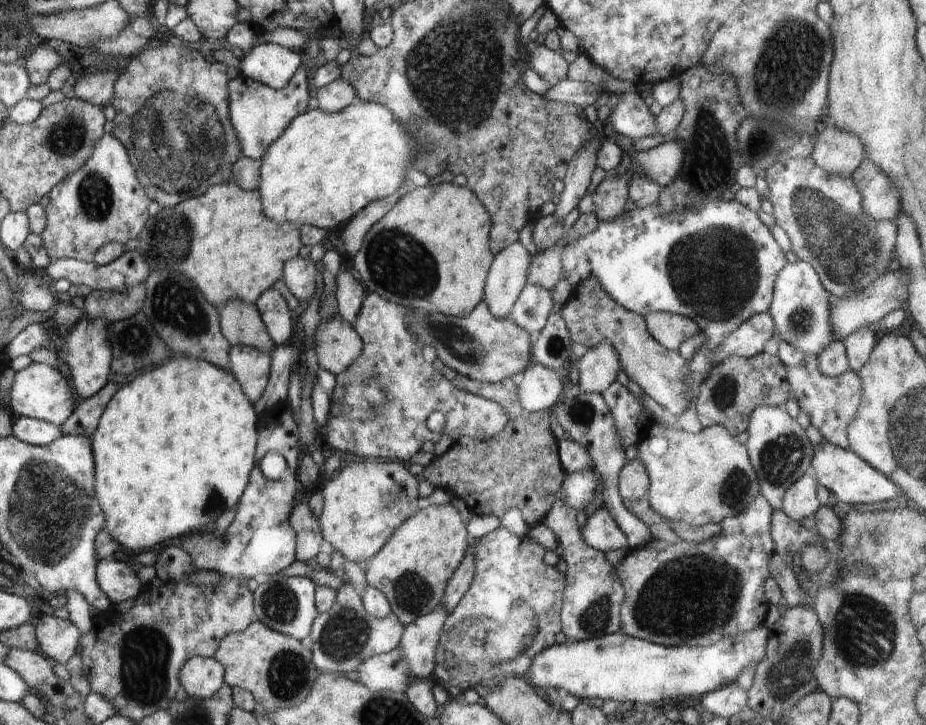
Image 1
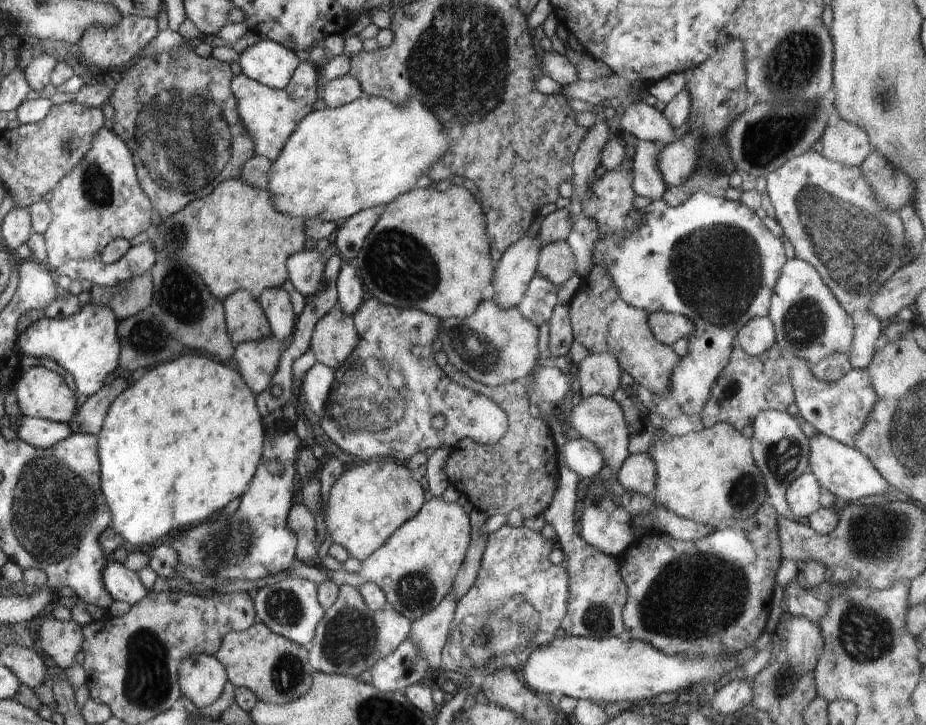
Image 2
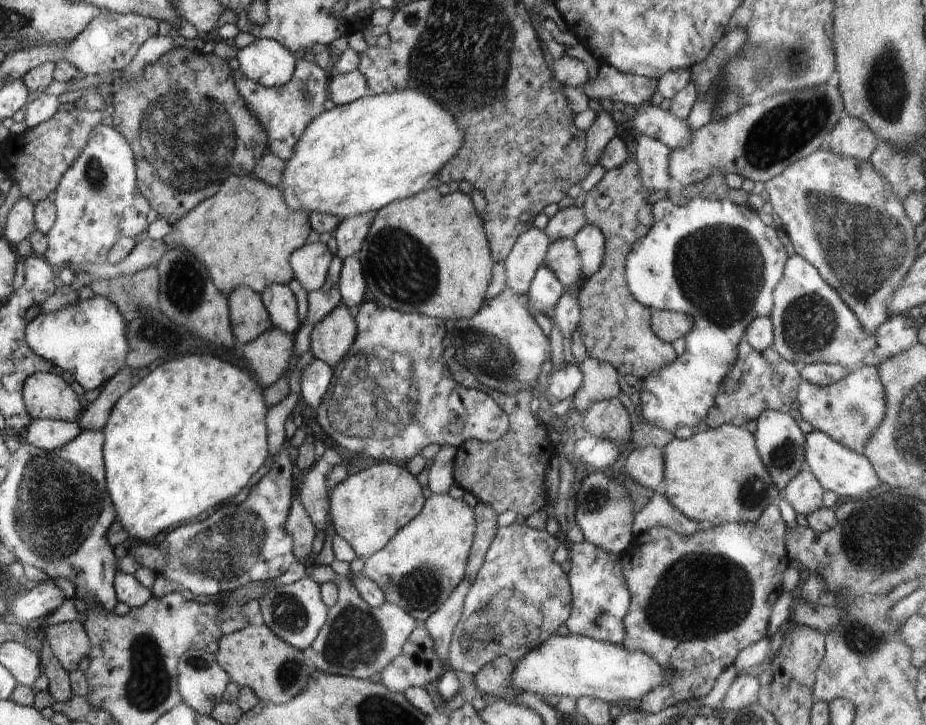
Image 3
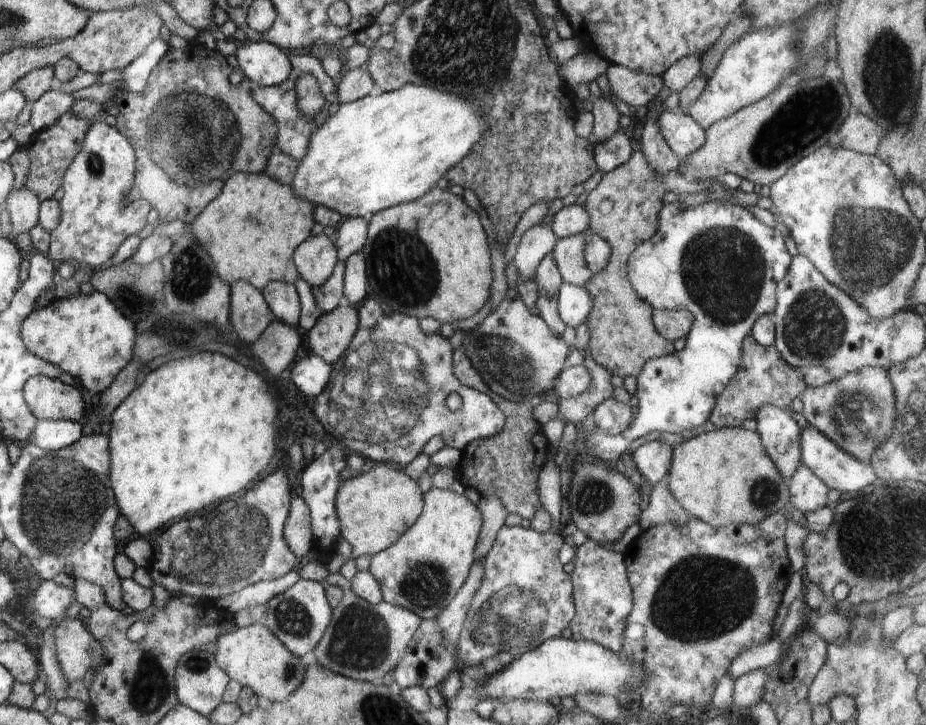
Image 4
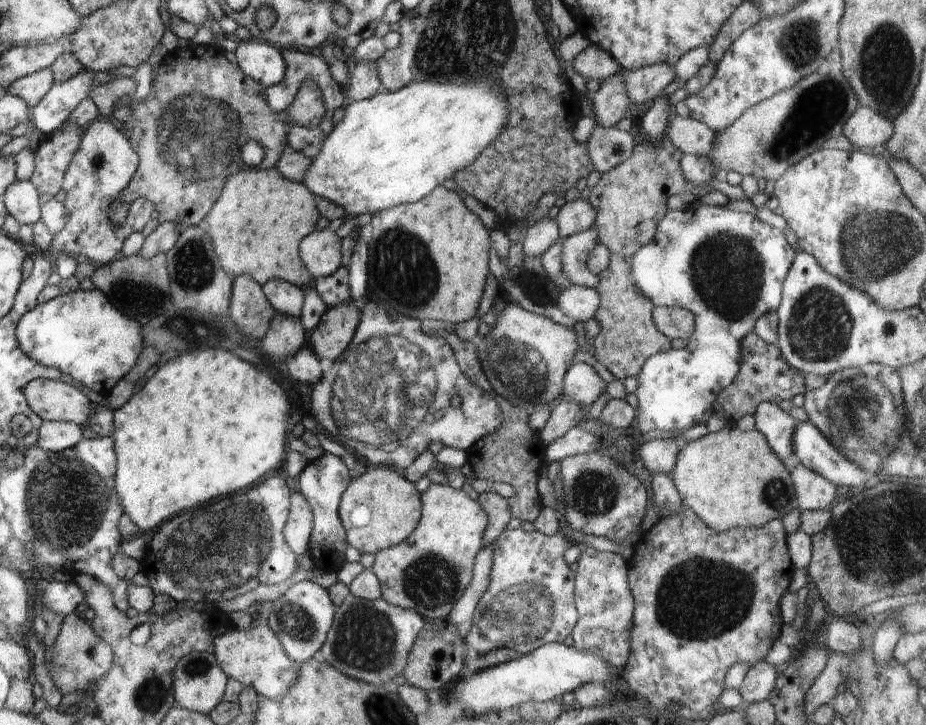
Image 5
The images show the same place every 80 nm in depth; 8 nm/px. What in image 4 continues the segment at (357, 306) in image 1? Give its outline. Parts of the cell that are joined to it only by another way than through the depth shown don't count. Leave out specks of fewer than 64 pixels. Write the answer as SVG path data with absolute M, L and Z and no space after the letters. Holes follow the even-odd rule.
M362 251L351 254L345 263L345 275L343 280L344 303L360 305L367 297L365 258Z

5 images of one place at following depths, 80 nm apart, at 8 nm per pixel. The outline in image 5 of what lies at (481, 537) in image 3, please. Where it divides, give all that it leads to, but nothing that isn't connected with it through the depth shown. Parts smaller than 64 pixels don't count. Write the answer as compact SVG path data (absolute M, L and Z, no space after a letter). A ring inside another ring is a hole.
M481 492L477 501L486 511L488 517L488 524L483 534L484 545L494 543L513 517L509 507L509 499L497 493Z

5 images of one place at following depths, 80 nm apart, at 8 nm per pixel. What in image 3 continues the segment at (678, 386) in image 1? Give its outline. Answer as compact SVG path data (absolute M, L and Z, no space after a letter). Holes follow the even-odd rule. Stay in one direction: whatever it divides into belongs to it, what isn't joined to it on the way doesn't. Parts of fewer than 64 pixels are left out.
M631 156L618 168L606 171L599 183L586 193L582 206L587 222L597 226L605 236L606 248L601 267L593 275L584 278L580 288L578 288L581 317L577 329L580 331L589 356L611 364L620 378L623 378L626 374L634 374L634 376L641 379L652 371L657 371L661 366L669 365L669 362L672 362L677 357L672 344L658 338L658 335L652 330L652 310L632 296L626 282L625 264L627 256L633 249L633 244L638 239L645 237L654 224L653 208L646 200L650 194L651 192L643 185L642 177L639 175L638 163ZM602 198L612 200L610 206L604 208L604 210L598 204L598 200L602 200Z

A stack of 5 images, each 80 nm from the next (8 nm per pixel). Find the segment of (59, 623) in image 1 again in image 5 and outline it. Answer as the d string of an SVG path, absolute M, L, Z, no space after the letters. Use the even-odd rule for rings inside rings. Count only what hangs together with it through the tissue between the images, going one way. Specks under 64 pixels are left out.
M76 613L67 614L60 632L49 650L49 663L46 664L56 688L64 696L76 694L90 688L90 684L101 680L113 668L114 650L104 639L96 634L90 624Z

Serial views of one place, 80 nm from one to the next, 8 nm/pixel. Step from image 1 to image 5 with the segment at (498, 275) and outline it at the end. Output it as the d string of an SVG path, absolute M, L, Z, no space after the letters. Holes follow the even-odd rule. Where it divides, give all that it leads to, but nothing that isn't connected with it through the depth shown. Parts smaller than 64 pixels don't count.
M550 215L544 216L528 227L523 240L523 251L526 256L540 256L560 238L557 220Z

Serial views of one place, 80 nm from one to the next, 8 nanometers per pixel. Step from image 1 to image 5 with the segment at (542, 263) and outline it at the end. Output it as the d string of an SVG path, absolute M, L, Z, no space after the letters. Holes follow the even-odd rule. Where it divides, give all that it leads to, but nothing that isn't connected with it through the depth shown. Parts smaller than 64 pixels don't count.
M588 230L573 234L563 240L562 273L571 278L574 285L595 288L601 280L598 274L587 269L587 260L591 250L600 244L596 230Z

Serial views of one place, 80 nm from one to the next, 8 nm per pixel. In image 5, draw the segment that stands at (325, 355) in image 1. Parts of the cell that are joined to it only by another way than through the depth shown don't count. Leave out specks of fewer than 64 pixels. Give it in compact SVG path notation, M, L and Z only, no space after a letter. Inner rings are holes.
M346 302L326 309L310 334L309 347L320 359L339 360L352 345L358 322L361 320L356 304Z

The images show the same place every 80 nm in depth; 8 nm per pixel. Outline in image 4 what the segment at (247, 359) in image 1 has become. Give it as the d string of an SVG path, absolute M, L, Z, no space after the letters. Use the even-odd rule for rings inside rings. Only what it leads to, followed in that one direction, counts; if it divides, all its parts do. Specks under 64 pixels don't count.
M275 318L251 348L269 374L276 377L294 362L300 344L302 338L296 327Z

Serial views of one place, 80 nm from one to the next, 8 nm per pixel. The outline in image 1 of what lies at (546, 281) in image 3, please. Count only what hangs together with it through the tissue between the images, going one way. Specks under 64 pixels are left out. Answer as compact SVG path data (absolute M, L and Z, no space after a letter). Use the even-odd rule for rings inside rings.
M528 283L519 294L508 320L525 328L534 338L538 336L547 318L554 312L551 292L543 286Z

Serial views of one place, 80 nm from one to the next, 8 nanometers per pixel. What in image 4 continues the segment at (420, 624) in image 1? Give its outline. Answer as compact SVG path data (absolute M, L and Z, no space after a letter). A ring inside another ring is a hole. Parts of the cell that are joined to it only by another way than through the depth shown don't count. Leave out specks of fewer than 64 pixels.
M485 558L476 559L469 570L468 578L464 581L452 602L436 618L443 634L443 643L457 647L459 636L463 629L468 609L473 596L483 581L485 573Z

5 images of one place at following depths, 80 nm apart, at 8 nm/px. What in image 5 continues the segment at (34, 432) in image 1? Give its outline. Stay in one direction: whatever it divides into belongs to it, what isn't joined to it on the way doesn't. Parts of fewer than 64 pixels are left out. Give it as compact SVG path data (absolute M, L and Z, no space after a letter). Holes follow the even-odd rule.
M43 421L36 446L45 451L62 452L83 439L83 429L70 421Z

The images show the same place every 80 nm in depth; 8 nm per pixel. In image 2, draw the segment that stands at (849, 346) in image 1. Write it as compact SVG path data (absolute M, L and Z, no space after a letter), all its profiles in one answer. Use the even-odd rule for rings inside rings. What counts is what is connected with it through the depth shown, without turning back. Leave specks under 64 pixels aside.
M810 150L787 160L774 172L767 174L765 179L765 190L774 206L775 219L783 228L785 237L792 243L795 256L814 266L824 284L854 321L855 335L848 352L852 369L866 369L883 328L882 320L871 311L872 301L888 279L902 267L902 258L910 251L899 211L888 210L879 203L870 181L860 167L828 160L817 151Z

